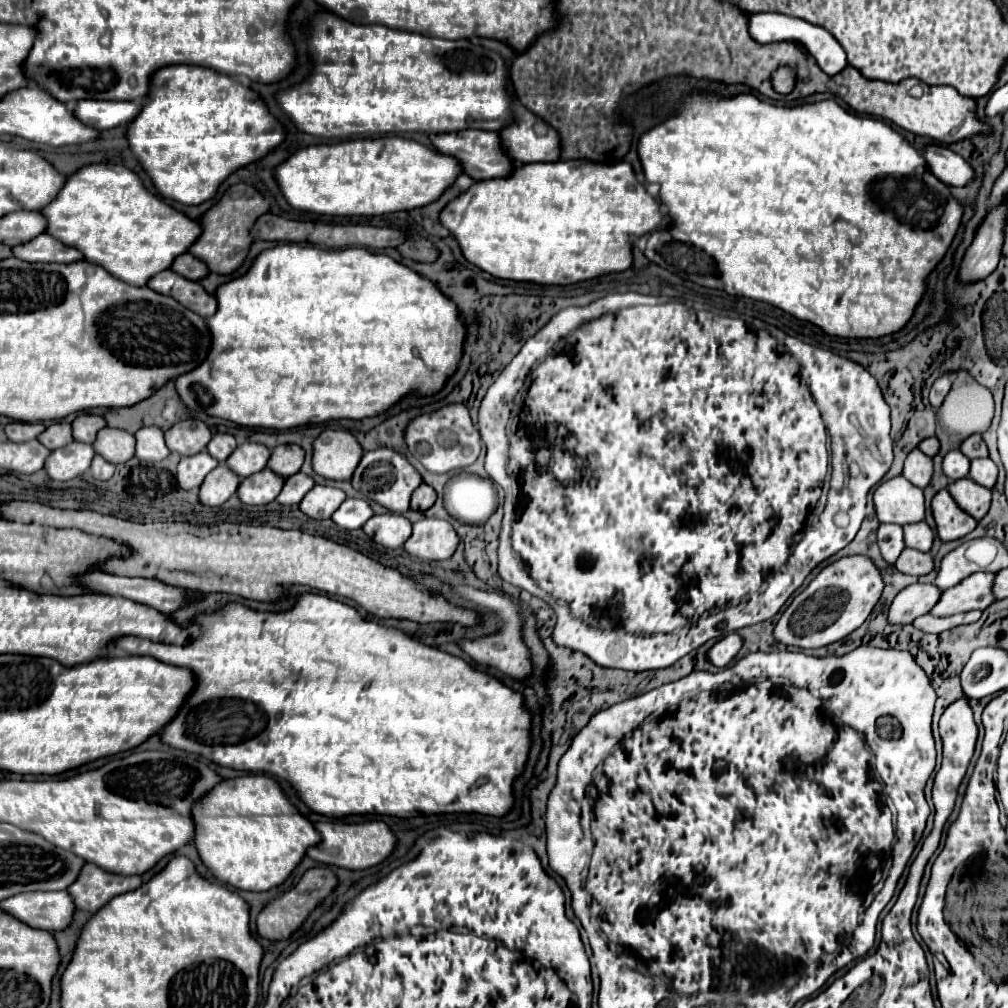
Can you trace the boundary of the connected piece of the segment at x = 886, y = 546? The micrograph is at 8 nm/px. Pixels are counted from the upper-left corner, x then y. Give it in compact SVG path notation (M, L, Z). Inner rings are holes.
M881 523L881 525L877 527L877 545L879 545L879 551L881 551L883 559L893 565L895 557L897 557L897 555L903 551L903 547L905 547L901 525Z

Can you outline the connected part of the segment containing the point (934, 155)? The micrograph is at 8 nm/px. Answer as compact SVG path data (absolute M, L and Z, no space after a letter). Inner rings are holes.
M927 145L923 149L923 159L927 169L945 185L963 187L973 179L973 169L969 167L969 163L947 147Z

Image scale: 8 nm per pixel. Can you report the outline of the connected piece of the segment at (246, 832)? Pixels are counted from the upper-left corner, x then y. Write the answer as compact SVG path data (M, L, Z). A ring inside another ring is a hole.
M245 775L235 779L223 779L209 793L199 797L193 803L193 845L203 861L203 865L211 871L211 875L227 883L235 889L245 891L267 891L287 879L287 875L297 867L305 849L315 845L317 831L313 825L301 817L301 813L291 805L291 801L283 795L279 783L273 777L265 775Z

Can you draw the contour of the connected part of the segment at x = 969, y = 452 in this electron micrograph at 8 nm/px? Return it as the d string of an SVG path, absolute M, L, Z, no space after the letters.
M971 435L967 437L961 445L959 445L959 451L969 457L969 459L977 459L977 457L987 457L987 445L983 443L981 435Z

